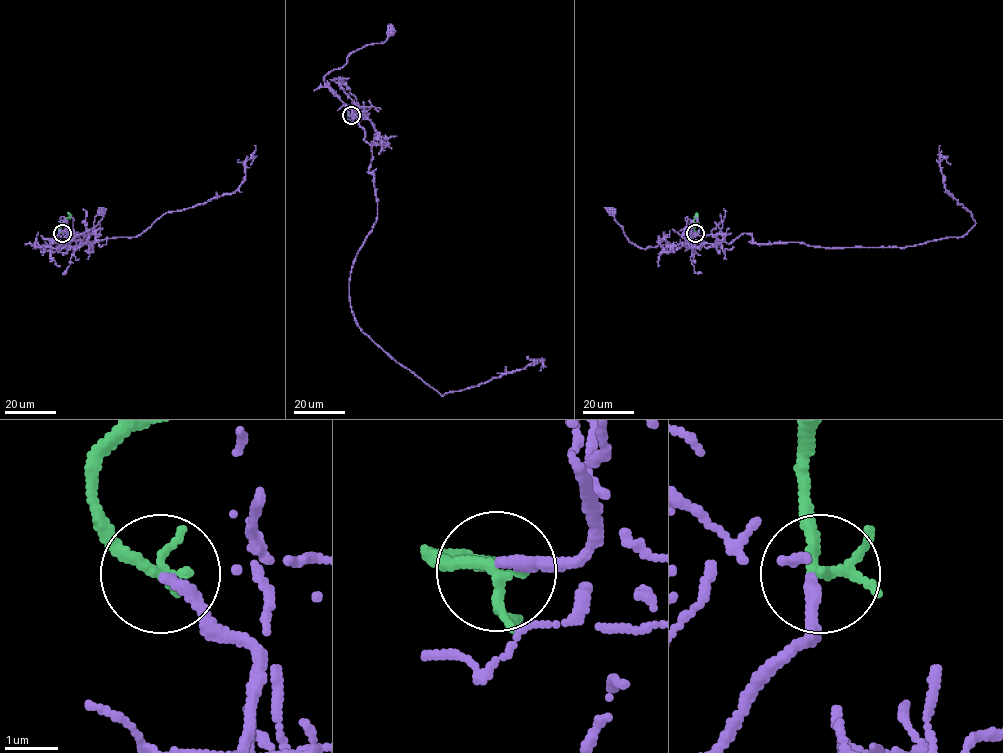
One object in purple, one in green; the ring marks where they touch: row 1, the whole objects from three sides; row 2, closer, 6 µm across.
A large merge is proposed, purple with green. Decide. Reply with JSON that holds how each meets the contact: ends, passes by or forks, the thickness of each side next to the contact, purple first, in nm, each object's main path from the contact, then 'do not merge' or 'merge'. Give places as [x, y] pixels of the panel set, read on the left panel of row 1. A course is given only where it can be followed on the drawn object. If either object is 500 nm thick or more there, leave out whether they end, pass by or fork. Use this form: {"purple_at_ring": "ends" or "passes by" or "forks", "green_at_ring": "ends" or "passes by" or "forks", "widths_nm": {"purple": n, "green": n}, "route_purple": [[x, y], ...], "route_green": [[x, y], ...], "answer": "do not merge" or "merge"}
{"purple_at_ring": "ends", "green_at_ring": "passes by", "widths_nm": {"purple": 240, "green": 200}, "route_purple": [[62, 233], [65, 242], [40, 245], [36, 241], [36, 247], [55, 249], [68, 242], [93, 228], [102, 211]], "route_green": [[62, 233], [59, 228], [69, 215], [70, 218]], "answer": "merge"}

